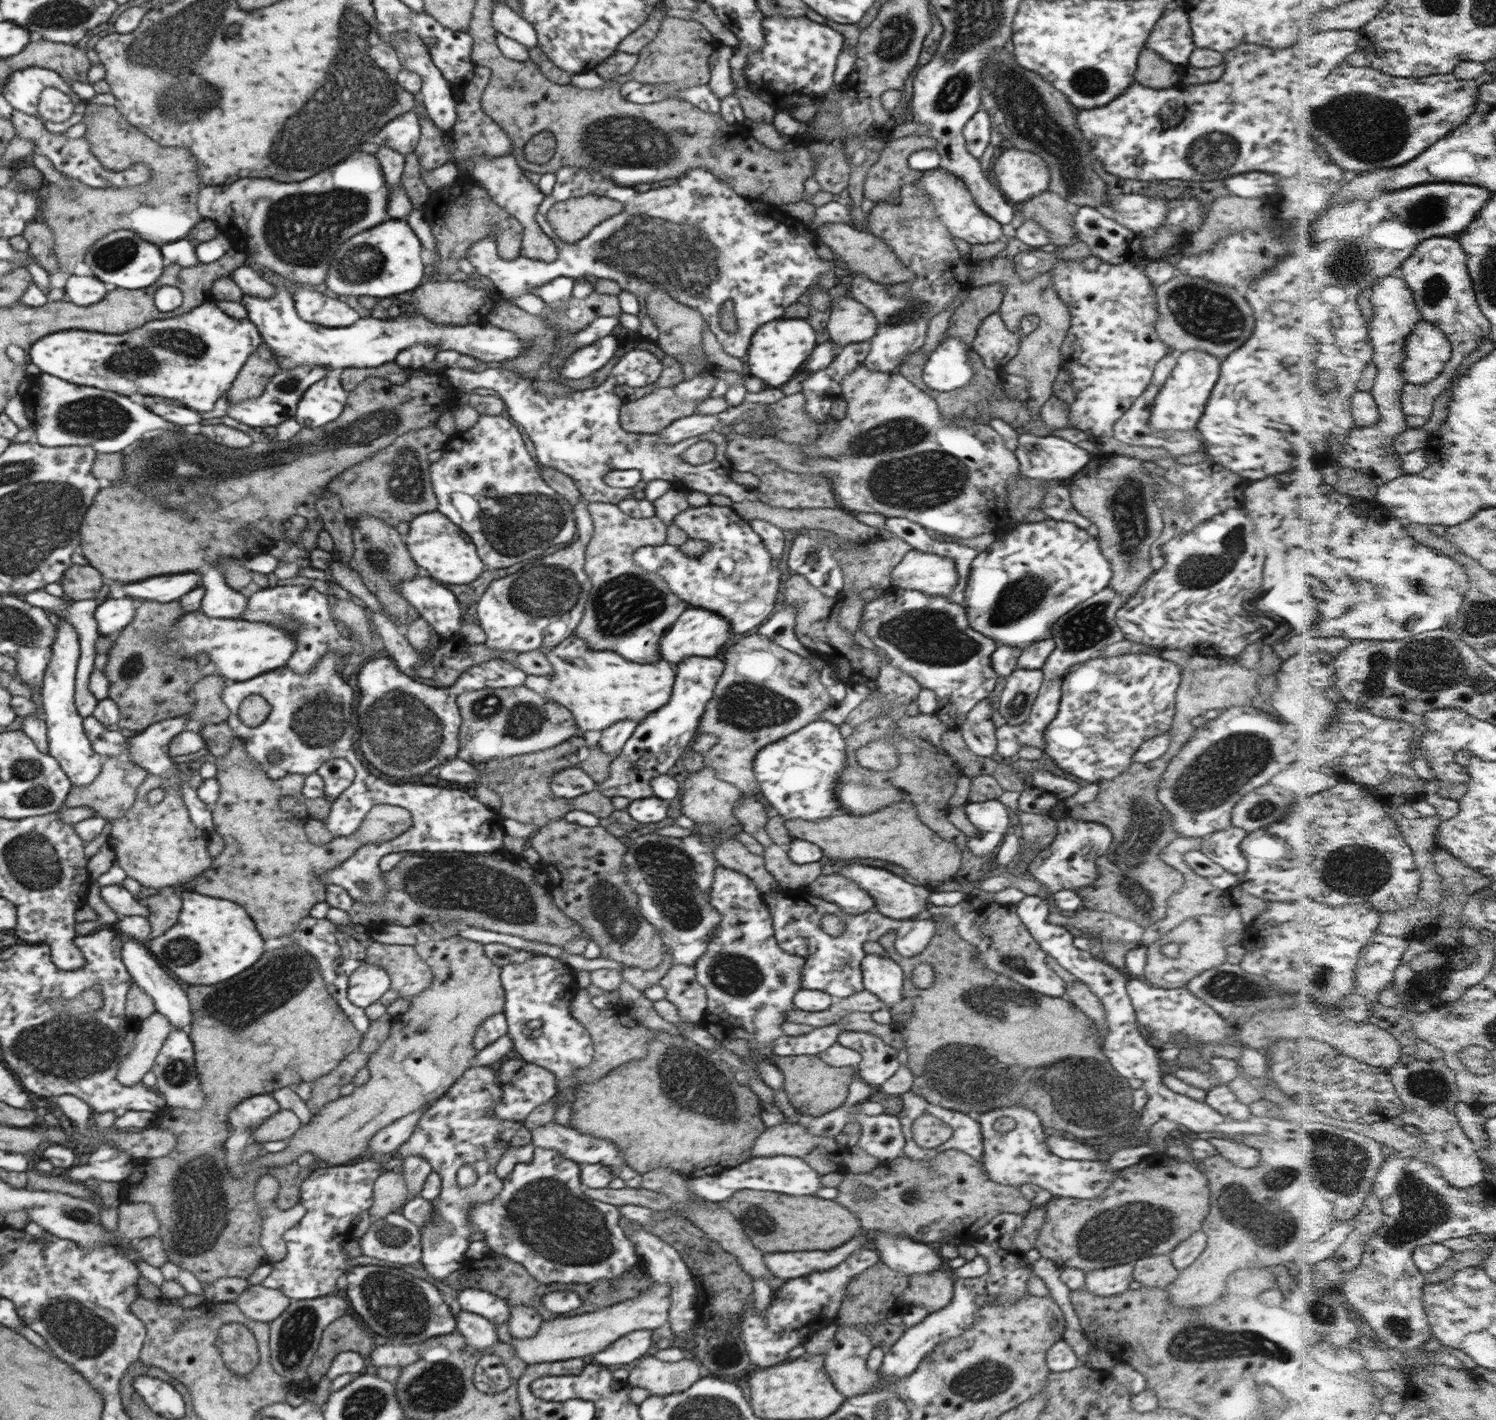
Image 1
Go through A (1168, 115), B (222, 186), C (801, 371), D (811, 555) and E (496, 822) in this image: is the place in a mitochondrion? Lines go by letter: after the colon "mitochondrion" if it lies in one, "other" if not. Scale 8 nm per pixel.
A: mitochondrion
B: other
C: other
D: mitochondrion
E: other

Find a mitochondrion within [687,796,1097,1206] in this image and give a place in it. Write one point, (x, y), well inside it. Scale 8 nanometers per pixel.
(737, 975)

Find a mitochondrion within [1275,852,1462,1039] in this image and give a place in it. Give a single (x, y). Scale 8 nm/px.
(1324, 981)

